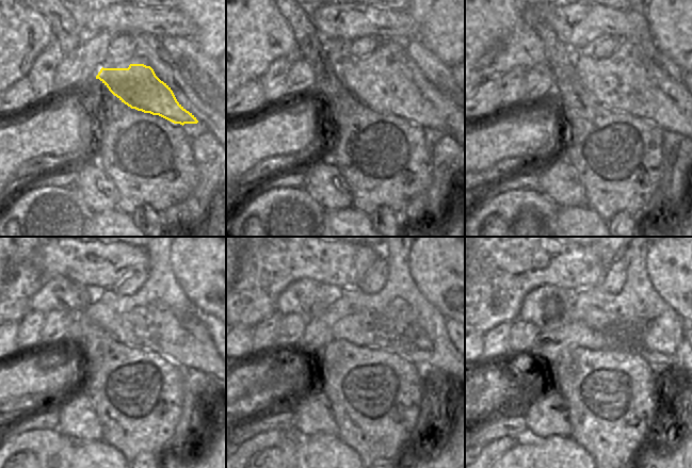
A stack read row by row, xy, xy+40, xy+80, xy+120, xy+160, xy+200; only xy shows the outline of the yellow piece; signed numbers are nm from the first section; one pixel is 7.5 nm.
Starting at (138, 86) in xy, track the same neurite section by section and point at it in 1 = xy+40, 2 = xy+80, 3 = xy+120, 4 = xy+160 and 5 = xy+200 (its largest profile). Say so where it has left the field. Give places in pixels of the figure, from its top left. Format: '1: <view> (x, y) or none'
1: xy+40 (390, 92)
2: xy+80 (630, 90)
3: xy+120 (156, 329)
4: xy+160 (395, 332)
5: xy+200 (593, 328)

